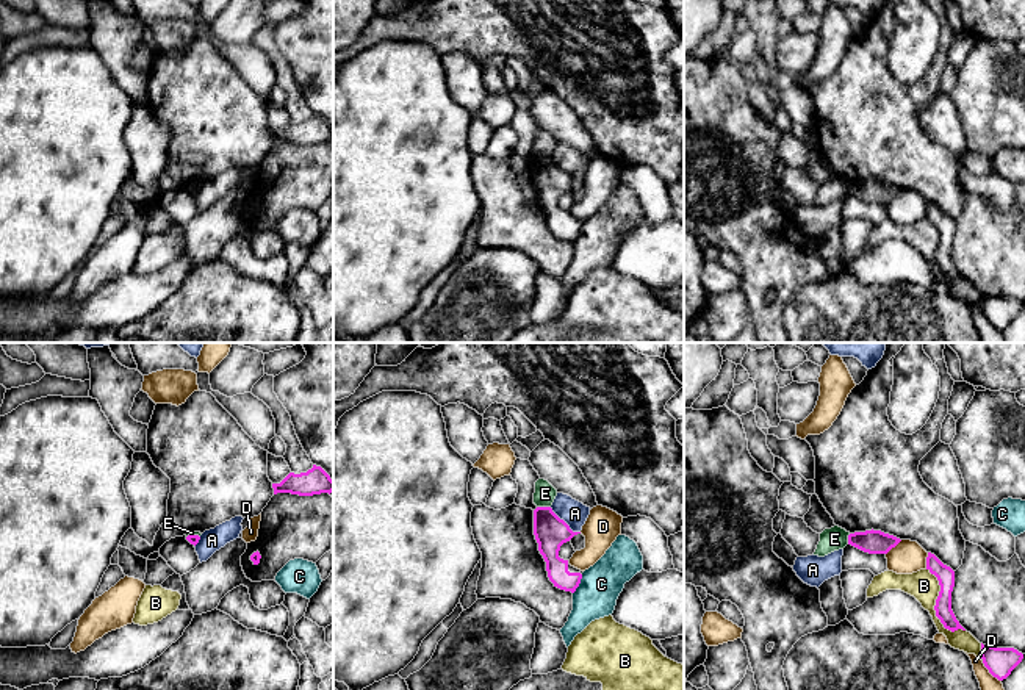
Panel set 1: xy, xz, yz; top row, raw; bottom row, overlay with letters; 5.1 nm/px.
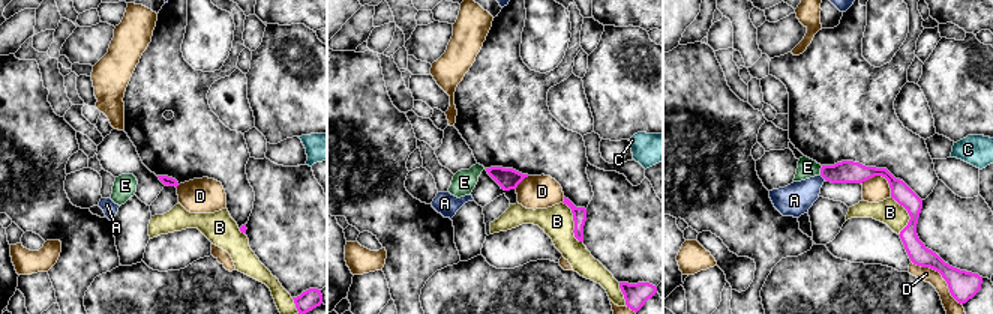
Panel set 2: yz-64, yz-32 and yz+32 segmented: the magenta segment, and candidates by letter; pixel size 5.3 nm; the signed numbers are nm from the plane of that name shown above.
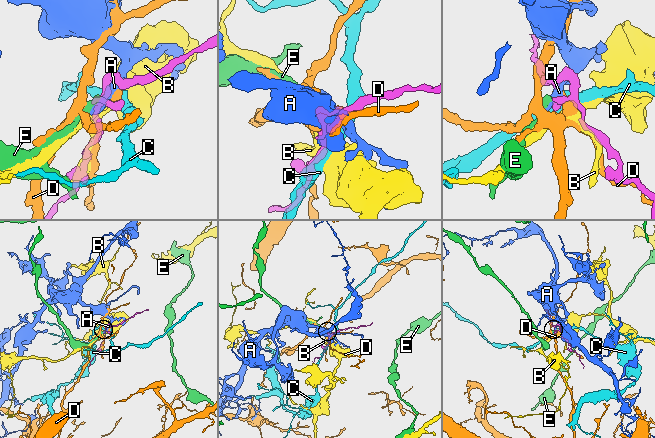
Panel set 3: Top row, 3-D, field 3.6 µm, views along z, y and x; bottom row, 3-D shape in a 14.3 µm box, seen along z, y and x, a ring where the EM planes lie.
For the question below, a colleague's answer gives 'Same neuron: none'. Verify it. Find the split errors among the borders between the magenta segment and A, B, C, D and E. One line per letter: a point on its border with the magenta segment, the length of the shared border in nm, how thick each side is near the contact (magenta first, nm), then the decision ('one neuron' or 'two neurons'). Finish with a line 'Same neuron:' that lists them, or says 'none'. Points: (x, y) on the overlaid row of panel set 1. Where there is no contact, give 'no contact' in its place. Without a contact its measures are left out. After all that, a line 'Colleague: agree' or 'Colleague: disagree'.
A: xz (565, 523) | 200 nm | 170/140 nm | two neurons
B: yz (935, 607) | 380 nm | 90/150 nm | two neurons
C: xz (578, 584) | 120 nm | 110/220 nm | two neurons
D: yz (894, 546) | 120 nm | 130/170 nm | two neurons
E: xz (543, 507) | 70 nm | 170/110 nm | two neurons
Same neuron: none
Colleague: agree

